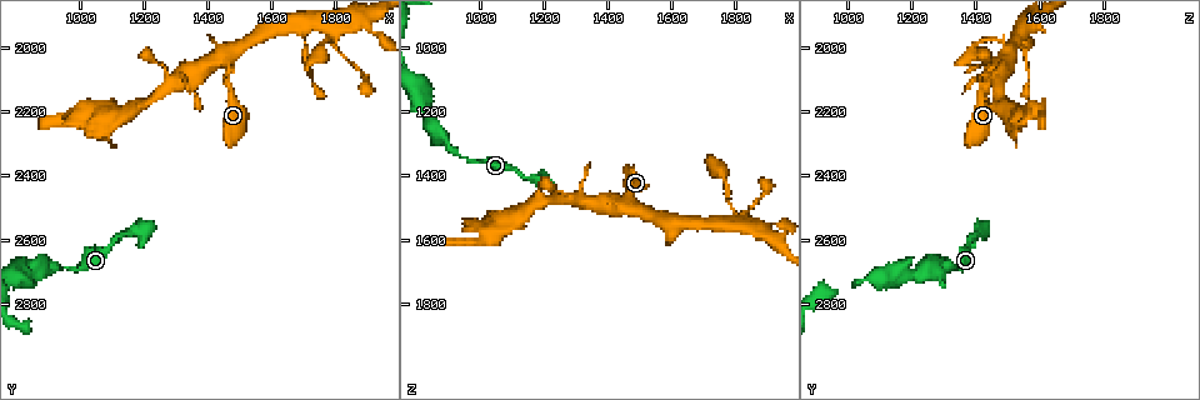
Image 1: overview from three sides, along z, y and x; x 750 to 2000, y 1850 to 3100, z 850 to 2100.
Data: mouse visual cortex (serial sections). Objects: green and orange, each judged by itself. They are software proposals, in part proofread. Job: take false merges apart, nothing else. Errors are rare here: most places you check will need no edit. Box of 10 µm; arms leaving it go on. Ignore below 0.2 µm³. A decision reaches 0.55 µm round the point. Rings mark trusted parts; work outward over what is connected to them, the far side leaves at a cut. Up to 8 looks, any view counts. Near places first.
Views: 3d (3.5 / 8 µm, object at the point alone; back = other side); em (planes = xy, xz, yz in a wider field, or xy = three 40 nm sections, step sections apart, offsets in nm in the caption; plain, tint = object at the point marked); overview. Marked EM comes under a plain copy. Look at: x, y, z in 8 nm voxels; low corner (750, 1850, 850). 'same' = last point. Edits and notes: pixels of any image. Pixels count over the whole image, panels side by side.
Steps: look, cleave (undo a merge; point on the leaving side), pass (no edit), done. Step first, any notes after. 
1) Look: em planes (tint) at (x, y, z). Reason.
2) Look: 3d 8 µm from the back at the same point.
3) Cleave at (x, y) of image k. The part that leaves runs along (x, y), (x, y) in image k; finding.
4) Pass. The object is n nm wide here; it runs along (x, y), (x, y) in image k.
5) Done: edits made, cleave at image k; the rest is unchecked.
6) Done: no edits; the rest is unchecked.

Look: 3d 8 µm from the back at (920, 2690, 1320).

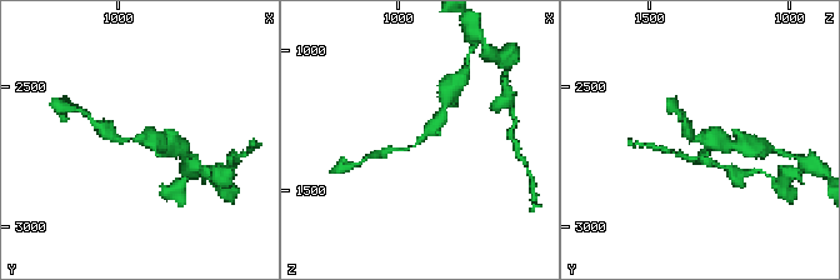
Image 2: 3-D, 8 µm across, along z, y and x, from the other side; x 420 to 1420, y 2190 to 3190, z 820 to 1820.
Look: em xy step 5 (tint) at the same point.

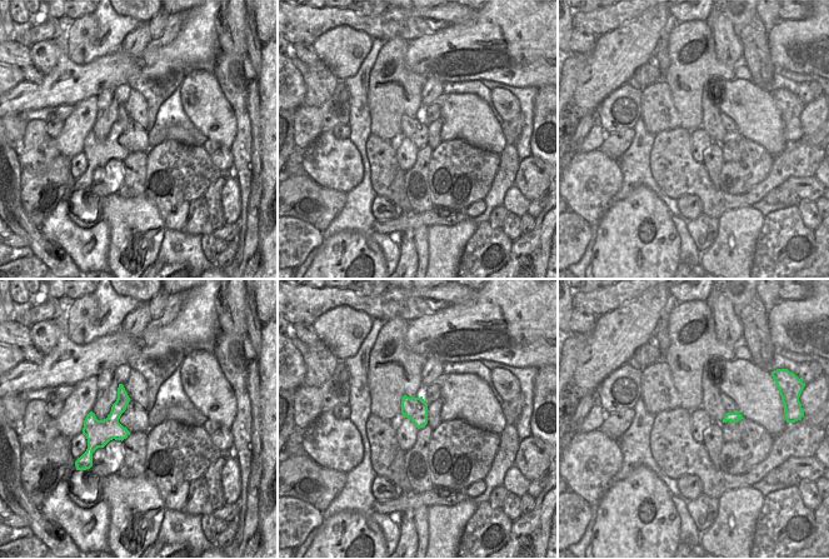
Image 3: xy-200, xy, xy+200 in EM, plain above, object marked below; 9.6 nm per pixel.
Pass. The object is 240 nm wide here; it runs along (388, 150), (413, 146), (441, 113) in image 2; all the same cell.

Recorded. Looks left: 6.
Look: 3d 8 µm at (1460, 2030, 1490).

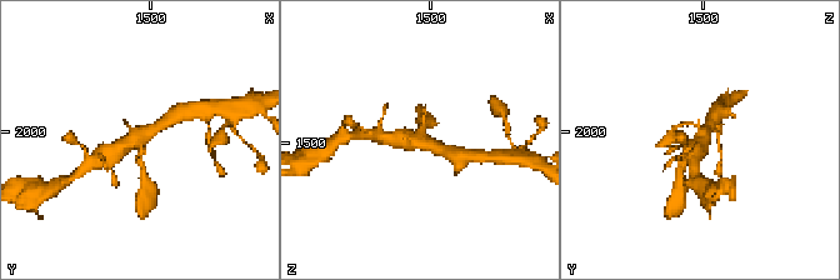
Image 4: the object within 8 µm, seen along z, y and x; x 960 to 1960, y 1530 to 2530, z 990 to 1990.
Look: 3d 3.5 µm at the same point. Zoom in.

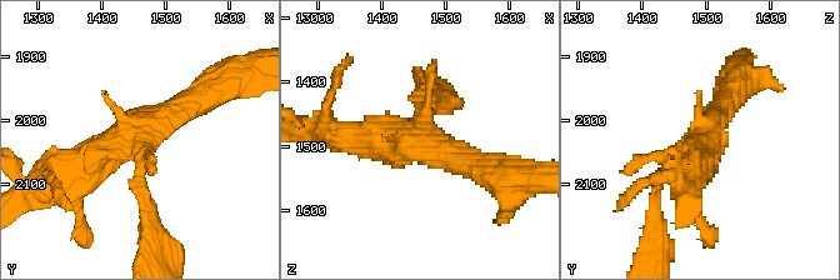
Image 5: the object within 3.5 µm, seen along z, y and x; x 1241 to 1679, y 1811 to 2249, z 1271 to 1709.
Look: em xy step 3 (tint) at (1465, 2030, 1485). Shape alone is not enough.

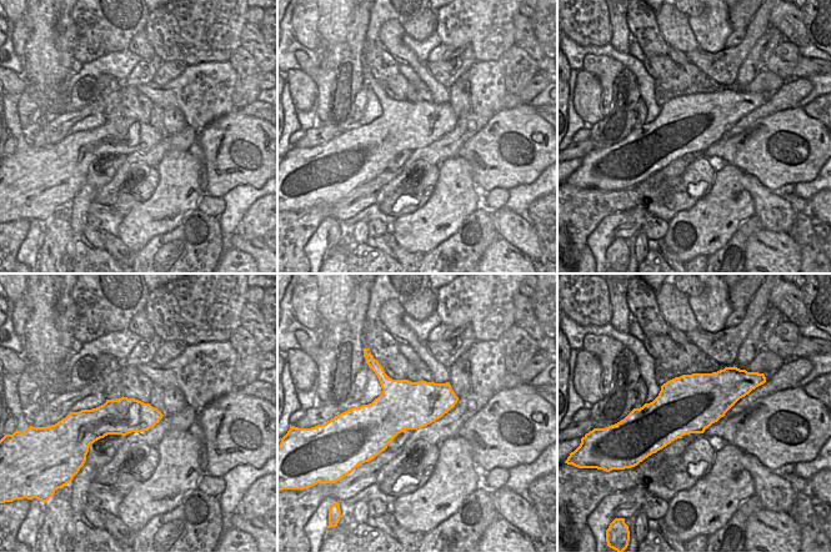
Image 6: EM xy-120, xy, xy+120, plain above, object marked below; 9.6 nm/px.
Pass. It runs along (656, 206), (669, 164), (726, 99) in image 5; one cell here.

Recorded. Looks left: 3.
Look: 3d 3.5 µm at (1930, 1950, 1560). Narrows sharply.

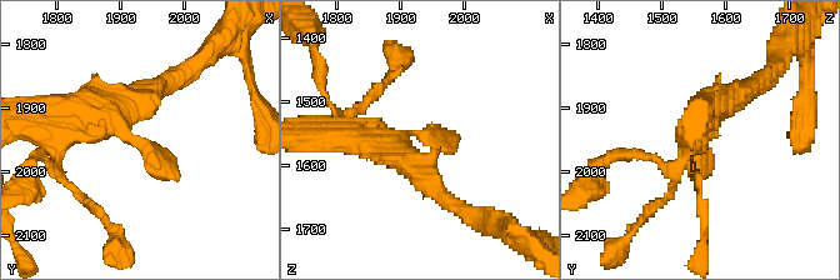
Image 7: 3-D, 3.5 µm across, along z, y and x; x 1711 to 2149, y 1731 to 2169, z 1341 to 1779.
Look: em xy step 1 (tint) at (1925, 1950, 1550).

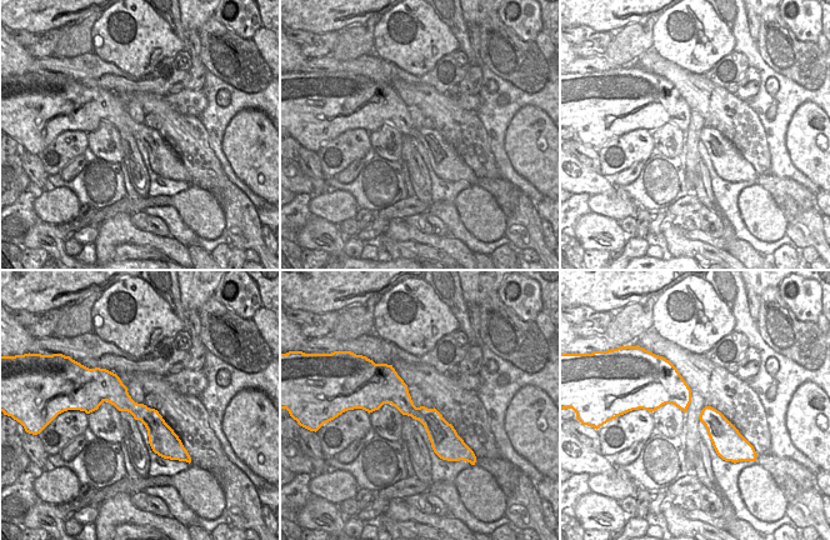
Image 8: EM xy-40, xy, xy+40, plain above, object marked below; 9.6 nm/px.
Pass. It runs along (66, 128), (104, 116), (178, 181) in image 7; continuous, no second cell.

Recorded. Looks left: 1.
Done: no edits; the rest is unchecked.

